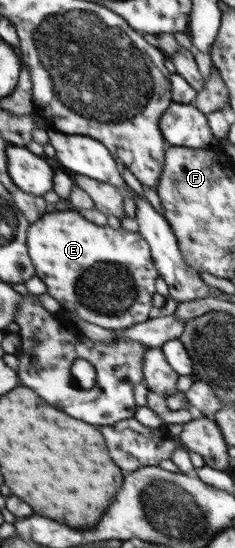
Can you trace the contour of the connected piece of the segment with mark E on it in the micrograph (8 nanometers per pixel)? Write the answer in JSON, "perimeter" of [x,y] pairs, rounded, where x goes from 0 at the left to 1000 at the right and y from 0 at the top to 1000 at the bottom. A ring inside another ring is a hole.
{"perimeter":[[[323,381],[238,383],[238,389],[204,389],[187,400],[136,407],[136,429],[115,429],[115,456],[136,458],[149,502],[200,520],[200,533],[340,584],[485,604],[523,604],[630,584],[647,538],[664,535],[655,516],[685,502],[643,465],[643,449],[596,425],[519,412],[485,418],[464,411],[409,411]]]}

